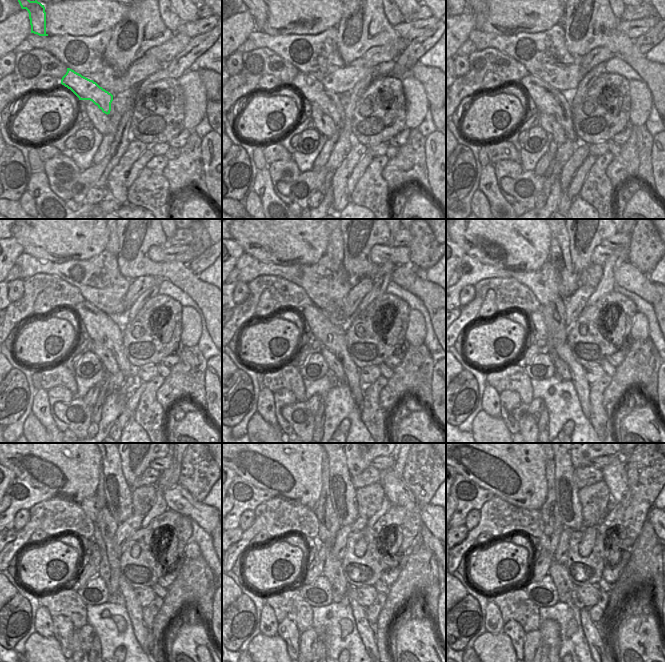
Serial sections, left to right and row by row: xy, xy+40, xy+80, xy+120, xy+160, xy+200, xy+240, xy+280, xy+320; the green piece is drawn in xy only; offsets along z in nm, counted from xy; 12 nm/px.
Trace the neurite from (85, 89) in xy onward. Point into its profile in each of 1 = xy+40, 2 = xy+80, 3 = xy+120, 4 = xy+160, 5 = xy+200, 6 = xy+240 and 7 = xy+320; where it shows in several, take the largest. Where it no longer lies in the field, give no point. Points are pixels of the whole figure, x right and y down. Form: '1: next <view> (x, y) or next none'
1: next xy+40 (311, 89)
2: next xy+80 (549, 100)
3: next xy+120 (105, 328)
4: next xy+160 (332, 337)
5: next xy+200 (536, 319)
6: next xy+240 (134, 609)
7: next xy+320 (595, 638)

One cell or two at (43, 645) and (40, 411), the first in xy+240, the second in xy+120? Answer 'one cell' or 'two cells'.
two cells

